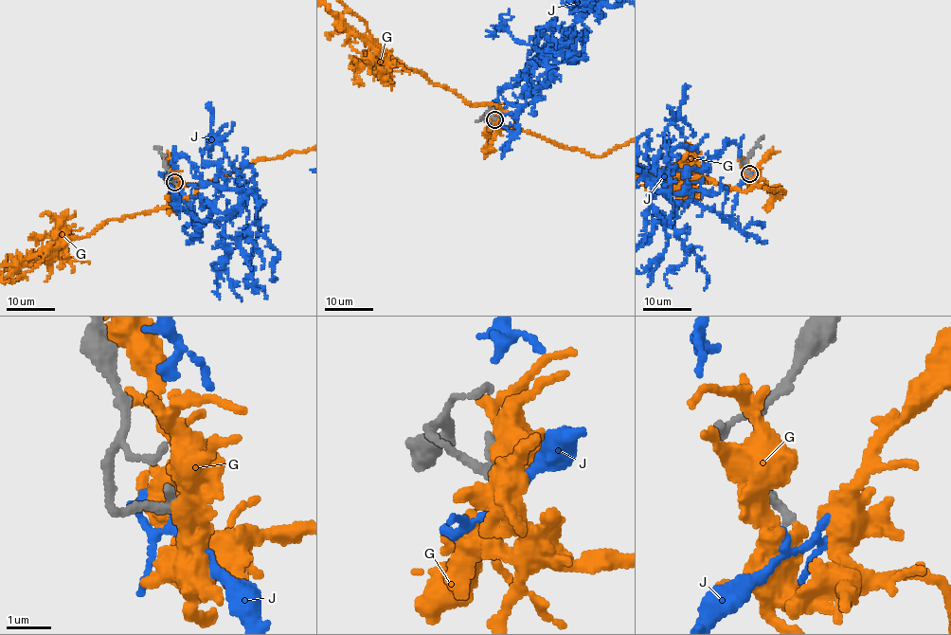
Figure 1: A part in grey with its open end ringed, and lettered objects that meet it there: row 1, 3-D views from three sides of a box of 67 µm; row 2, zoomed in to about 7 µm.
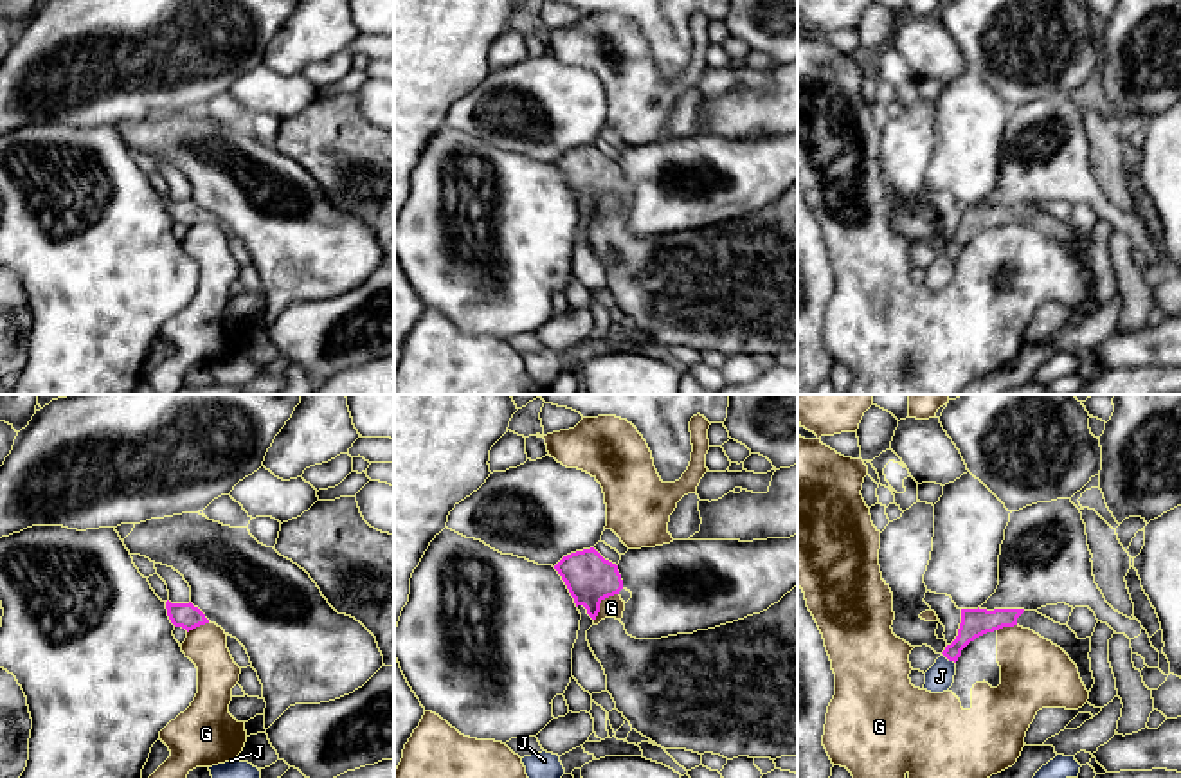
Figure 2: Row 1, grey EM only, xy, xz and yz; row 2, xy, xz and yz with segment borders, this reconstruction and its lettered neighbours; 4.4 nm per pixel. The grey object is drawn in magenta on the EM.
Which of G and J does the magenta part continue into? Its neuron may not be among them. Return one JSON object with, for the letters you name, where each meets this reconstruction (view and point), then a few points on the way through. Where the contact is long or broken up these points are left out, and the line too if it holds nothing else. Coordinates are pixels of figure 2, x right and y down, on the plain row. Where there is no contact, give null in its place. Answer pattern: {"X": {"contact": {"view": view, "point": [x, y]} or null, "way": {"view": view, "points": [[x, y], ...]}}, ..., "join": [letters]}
{"join": []}

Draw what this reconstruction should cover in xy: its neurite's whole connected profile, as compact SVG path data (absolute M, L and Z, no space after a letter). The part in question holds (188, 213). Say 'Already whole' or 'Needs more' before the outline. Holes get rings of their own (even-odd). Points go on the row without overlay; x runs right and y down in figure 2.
Already whole. M169 196L166 198L167 213L175 223L182 223L187 229L209 220L205 211L194 204L191 198L189 200L171 200Z

